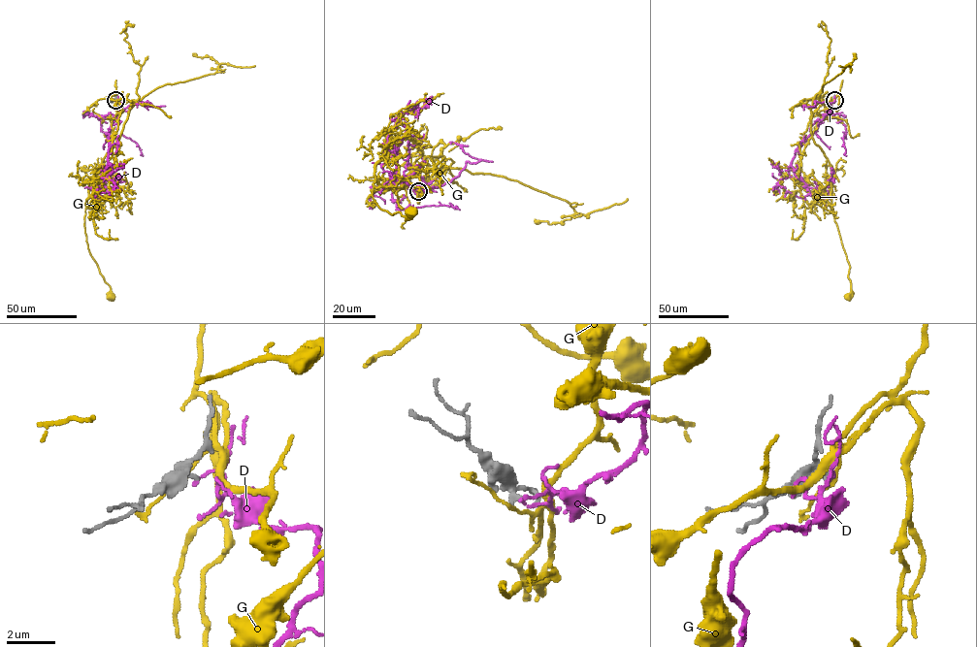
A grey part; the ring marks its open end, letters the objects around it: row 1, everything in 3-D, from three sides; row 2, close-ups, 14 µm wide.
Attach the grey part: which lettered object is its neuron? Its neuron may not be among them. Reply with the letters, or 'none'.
none

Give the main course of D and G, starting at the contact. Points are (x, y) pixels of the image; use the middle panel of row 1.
D: (418, 191), (425, 189), (429, 183), (408, 163), (407, 127), (396, 151), (397, 175), (409, 185), (437, 192)
G: (417, 192), (424, 185), (426, 158), (413, 139), (397, 138), (375, 166), (372, 196), (391, 214), (412, 211)

